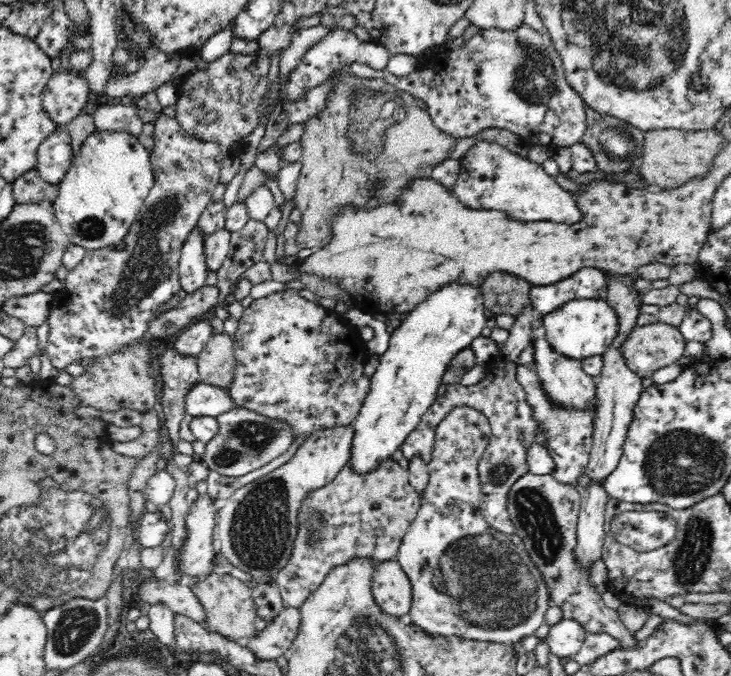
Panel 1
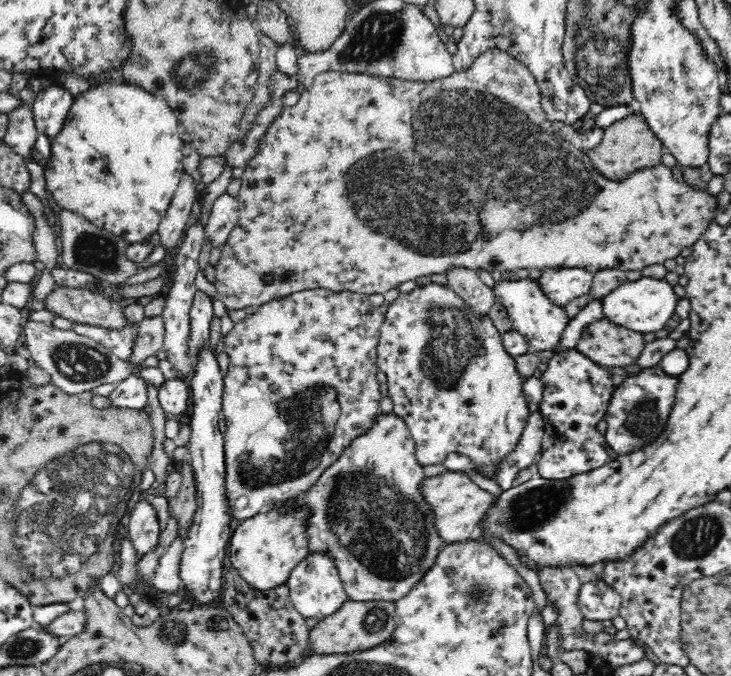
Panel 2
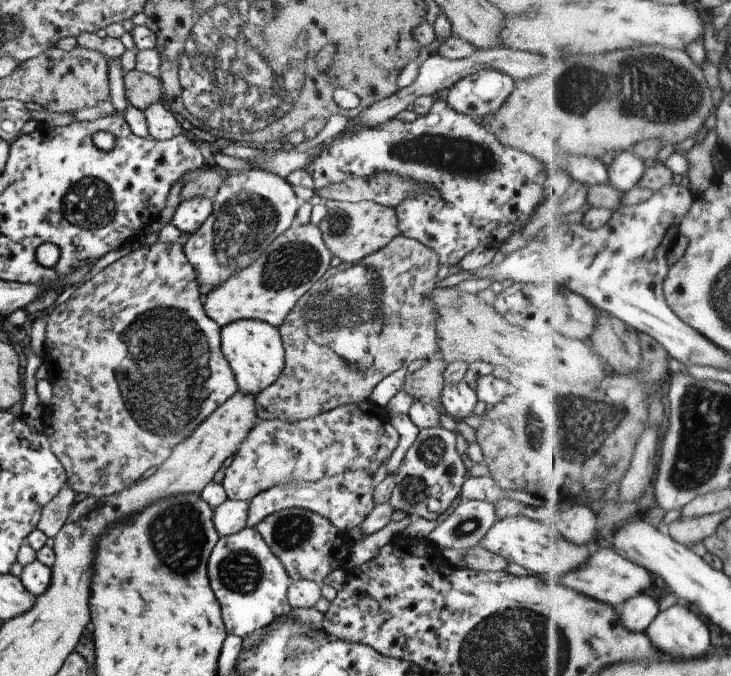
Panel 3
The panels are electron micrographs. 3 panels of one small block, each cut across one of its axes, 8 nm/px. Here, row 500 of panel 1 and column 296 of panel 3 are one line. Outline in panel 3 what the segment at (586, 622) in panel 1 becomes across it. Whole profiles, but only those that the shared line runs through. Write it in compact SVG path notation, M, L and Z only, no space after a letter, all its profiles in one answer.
M297 507L281 509L263 517L254 529L267 544L271 554L281 561L291 580L305 579L316 582L319 586L331 570L344 567L353 546L353 540L348 534L337 531L325 517Z

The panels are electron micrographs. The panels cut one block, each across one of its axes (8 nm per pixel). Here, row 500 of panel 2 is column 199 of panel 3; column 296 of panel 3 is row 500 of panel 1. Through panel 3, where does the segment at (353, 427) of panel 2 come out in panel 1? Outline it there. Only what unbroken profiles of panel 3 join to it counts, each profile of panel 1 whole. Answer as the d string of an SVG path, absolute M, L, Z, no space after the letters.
M208 495L197 499L190 505L186 516L188 538L181 546L180 565L185 579L195 574L204 579L212 574L212 560L216 556L213 534L219 504L210 500Z

